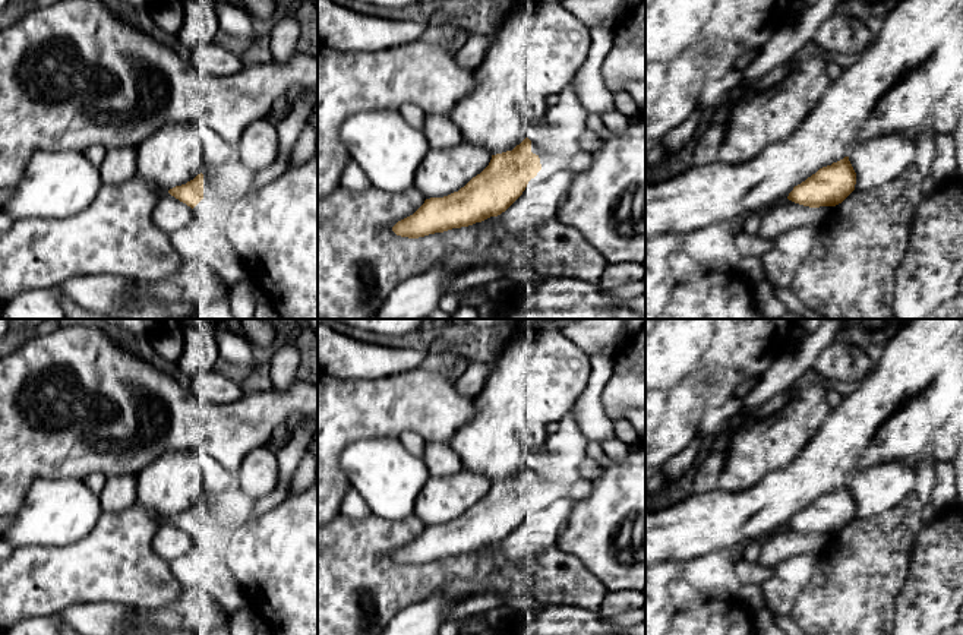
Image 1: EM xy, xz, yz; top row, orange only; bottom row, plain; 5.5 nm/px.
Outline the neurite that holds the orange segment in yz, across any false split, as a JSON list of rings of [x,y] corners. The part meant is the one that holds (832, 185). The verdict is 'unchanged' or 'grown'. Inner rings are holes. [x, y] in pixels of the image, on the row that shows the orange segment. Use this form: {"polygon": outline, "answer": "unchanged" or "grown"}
{"polygon": [[[849,157],[820,168],[795,186],[787,199],[809,208],[836,206],[842,203],[856,184],[856,173]]], "answer": "unchanged"}

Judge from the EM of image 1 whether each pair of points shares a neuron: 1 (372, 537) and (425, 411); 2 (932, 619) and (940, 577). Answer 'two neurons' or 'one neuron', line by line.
1: two neurons
2: one neuron

